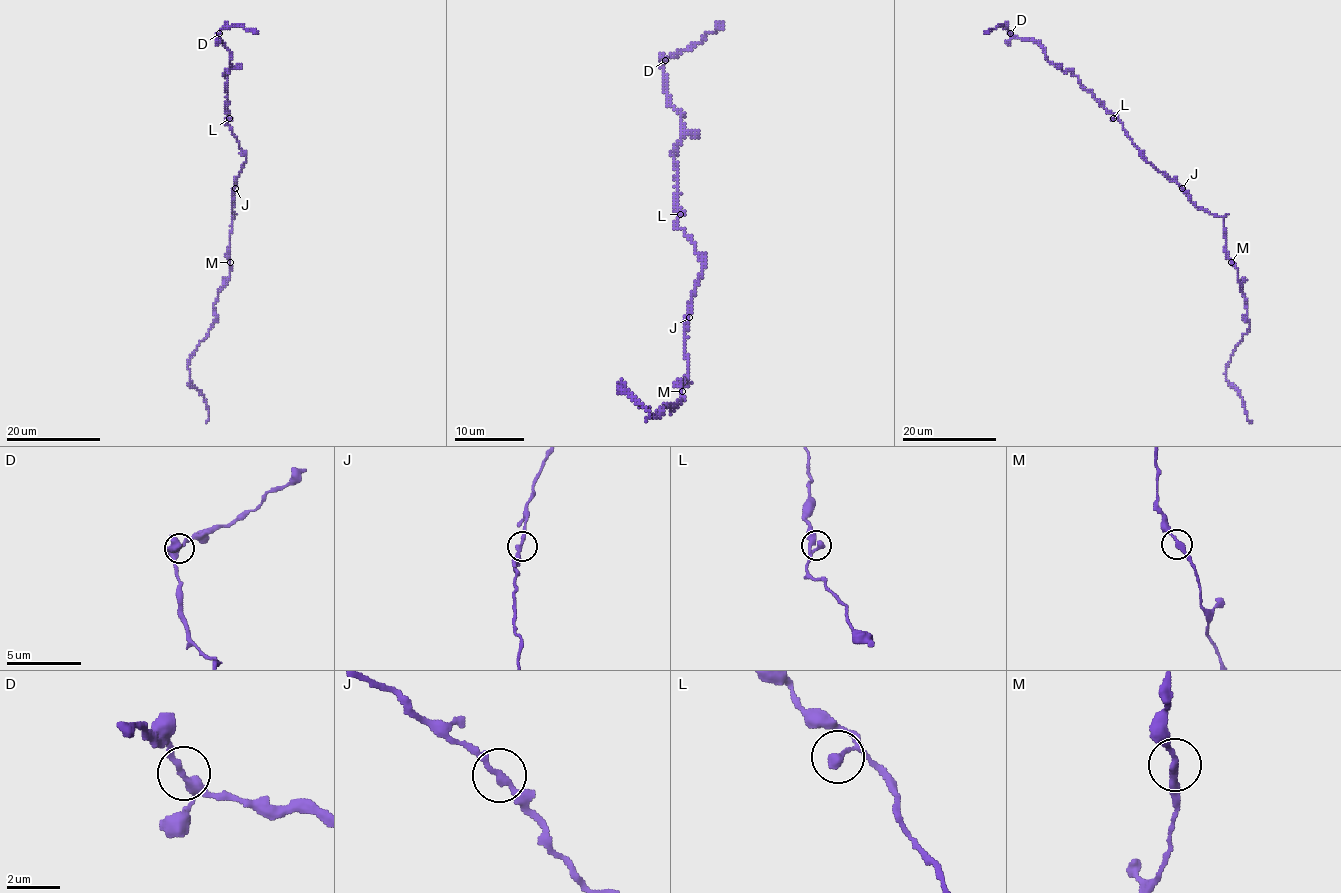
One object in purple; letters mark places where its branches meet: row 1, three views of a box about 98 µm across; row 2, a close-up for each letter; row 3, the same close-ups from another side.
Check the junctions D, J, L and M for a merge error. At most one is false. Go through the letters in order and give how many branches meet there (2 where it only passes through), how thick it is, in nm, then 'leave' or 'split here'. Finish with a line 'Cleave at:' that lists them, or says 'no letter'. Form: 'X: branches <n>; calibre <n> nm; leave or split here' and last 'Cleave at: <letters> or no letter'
D: branches 3; calibre 260 nm; leave
J: branches 2; calibre 280 nm; leave
L: branches 2; calibre 260 nm; leave
M: branches 2; calibre 240 nm; leave
Cleave at: no letter

